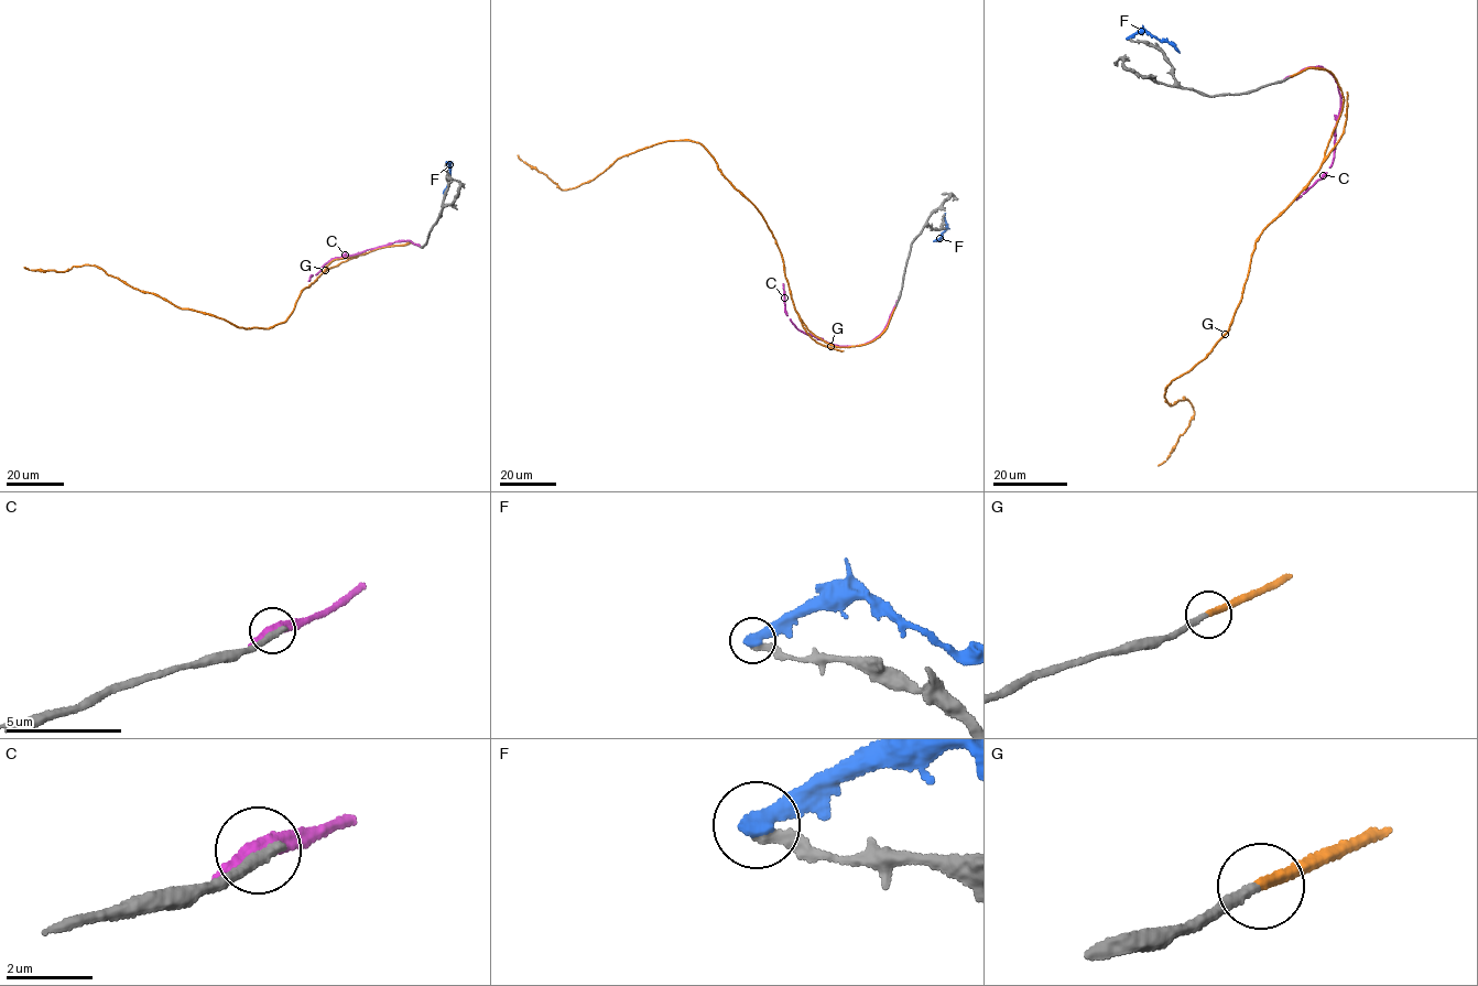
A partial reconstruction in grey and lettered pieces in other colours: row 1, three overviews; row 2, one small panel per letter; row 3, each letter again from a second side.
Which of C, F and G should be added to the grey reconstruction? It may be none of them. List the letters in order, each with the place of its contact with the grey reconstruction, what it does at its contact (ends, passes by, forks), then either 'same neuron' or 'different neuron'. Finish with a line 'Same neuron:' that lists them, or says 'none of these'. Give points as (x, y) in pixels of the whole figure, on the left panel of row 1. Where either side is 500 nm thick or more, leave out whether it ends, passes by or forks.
C: contact (419, 245); it passes by; different neuron
F: contact (446, 162); it ends; different neuron
G: contact (417, 246); it ends; same neuron
Same neuron: G

